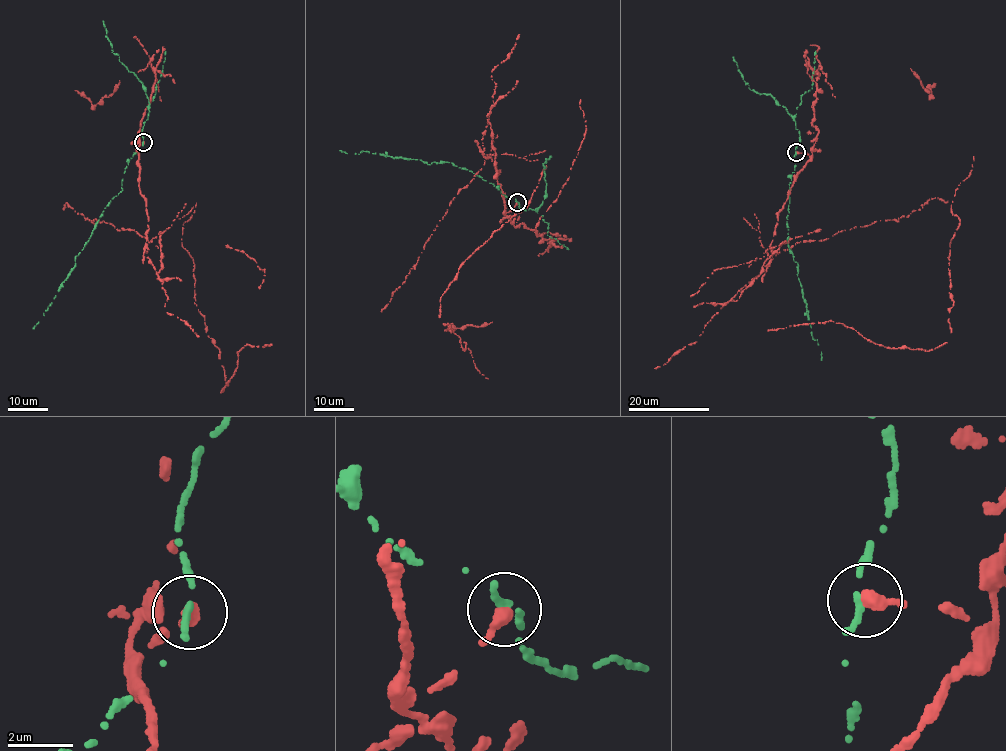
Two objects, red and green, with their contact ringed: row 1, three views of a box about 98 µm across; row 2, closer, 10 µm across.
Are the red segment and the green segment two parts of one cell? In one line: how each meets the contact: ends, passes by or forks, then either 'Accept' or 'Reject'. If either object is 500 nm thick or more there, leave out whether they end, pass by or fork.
At the ring red ends. At the ring green ends. Reject

